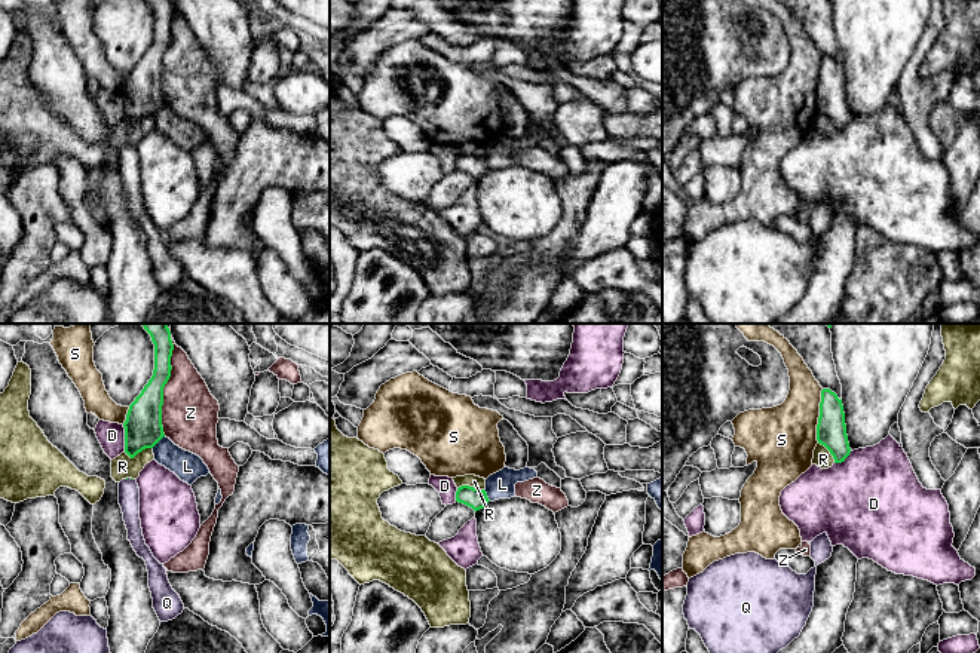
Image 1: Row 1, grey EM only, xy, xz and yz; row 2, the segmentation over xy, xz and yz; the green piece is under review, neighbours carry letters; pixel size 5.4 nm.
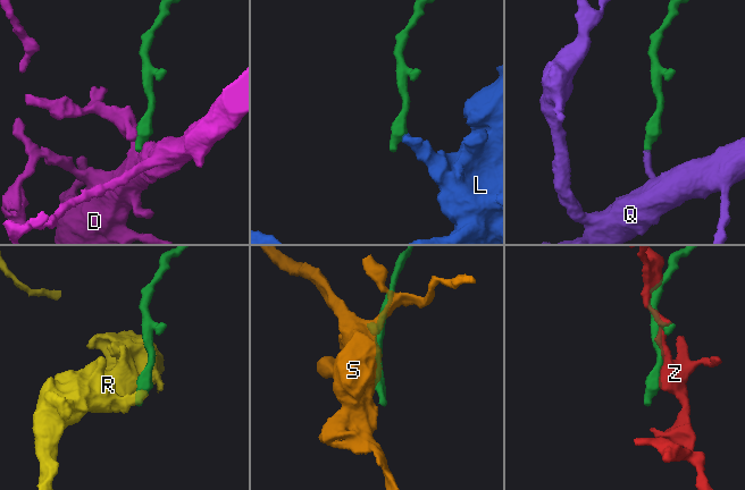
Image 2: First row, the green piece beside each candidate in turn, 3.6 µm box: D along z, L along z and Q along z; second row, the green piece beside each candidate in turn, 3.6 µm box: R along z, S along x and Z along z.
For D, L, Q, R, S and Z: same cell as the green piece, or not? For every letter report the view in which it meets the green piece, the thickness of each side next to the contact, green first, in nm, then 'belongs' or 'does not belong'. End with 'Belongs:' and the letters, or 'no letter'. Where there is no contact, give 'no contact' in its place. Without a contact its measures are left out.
D: xy | 200/140 nm | does not belong
L: xy | 200/160 nm | does not belong
Q: no contact | belongs
R: xy | 200/120 nm | does not belong
S: yz | 160/360 nm | does not belong
Z: xy | 200/300 nm | does not belong
Belongs: Q

